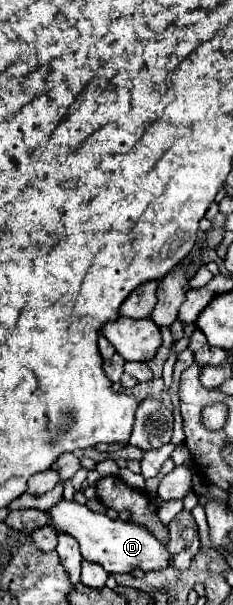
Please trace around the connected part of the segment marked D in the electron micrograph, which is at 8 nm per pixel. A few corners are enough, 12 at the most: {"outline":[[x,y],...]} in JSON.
{"outline":[[60,500],[50,526],[108,574],[164,570],[148,528]]}

